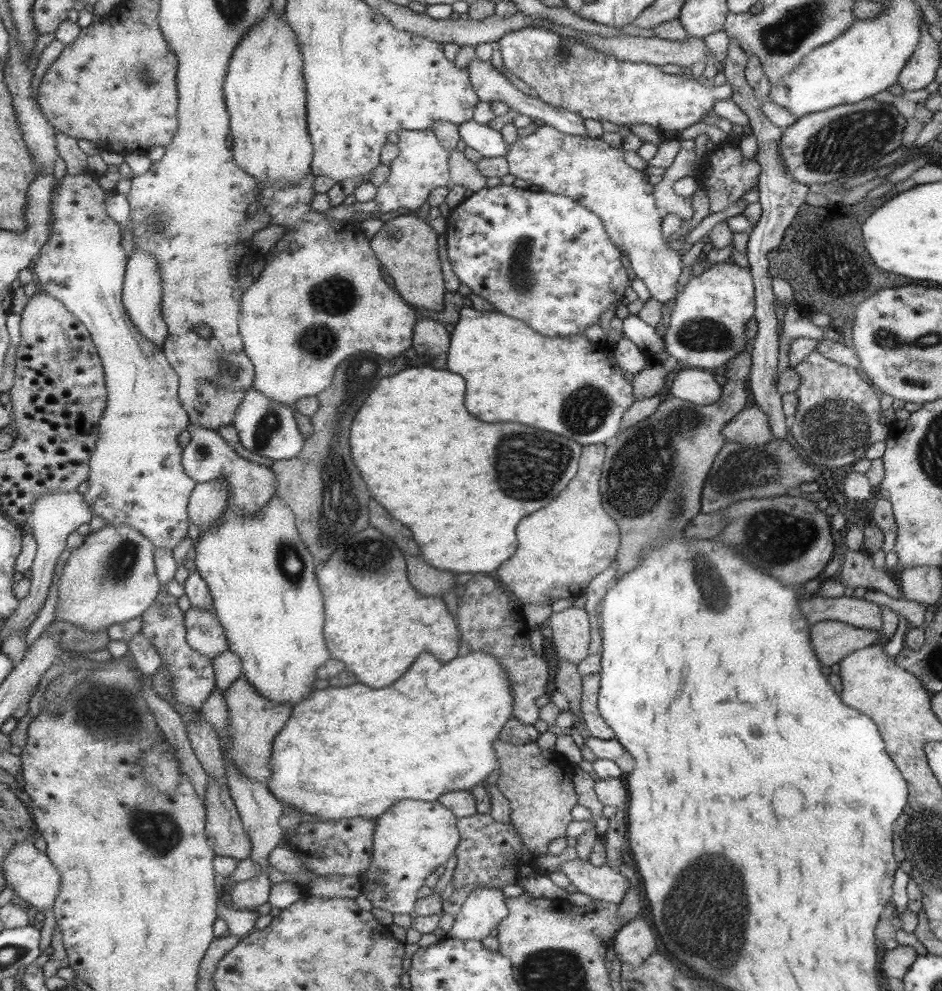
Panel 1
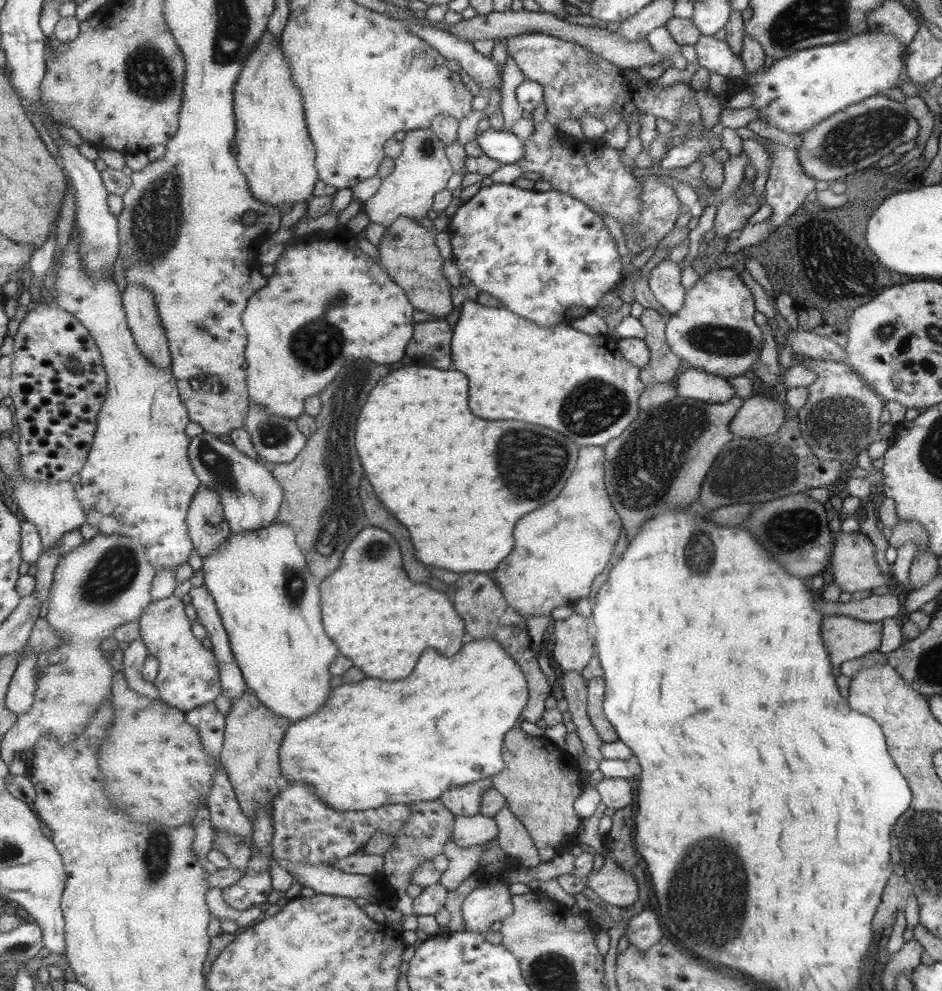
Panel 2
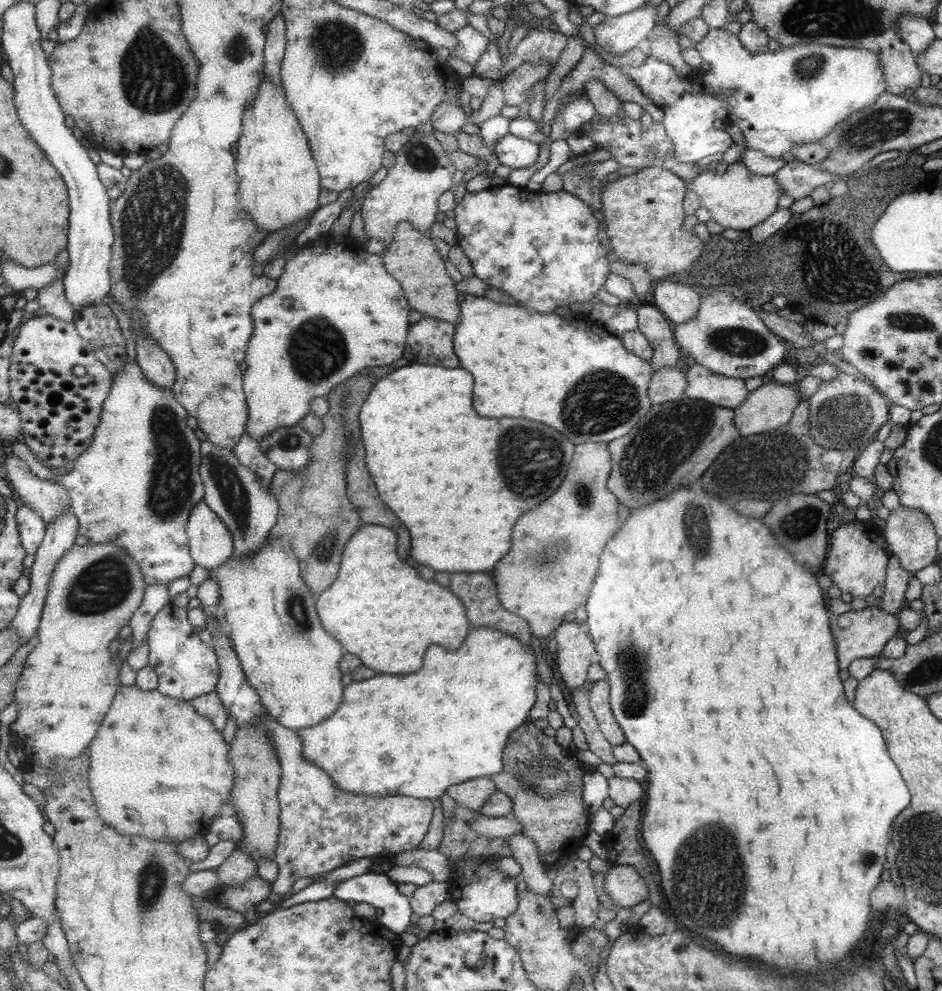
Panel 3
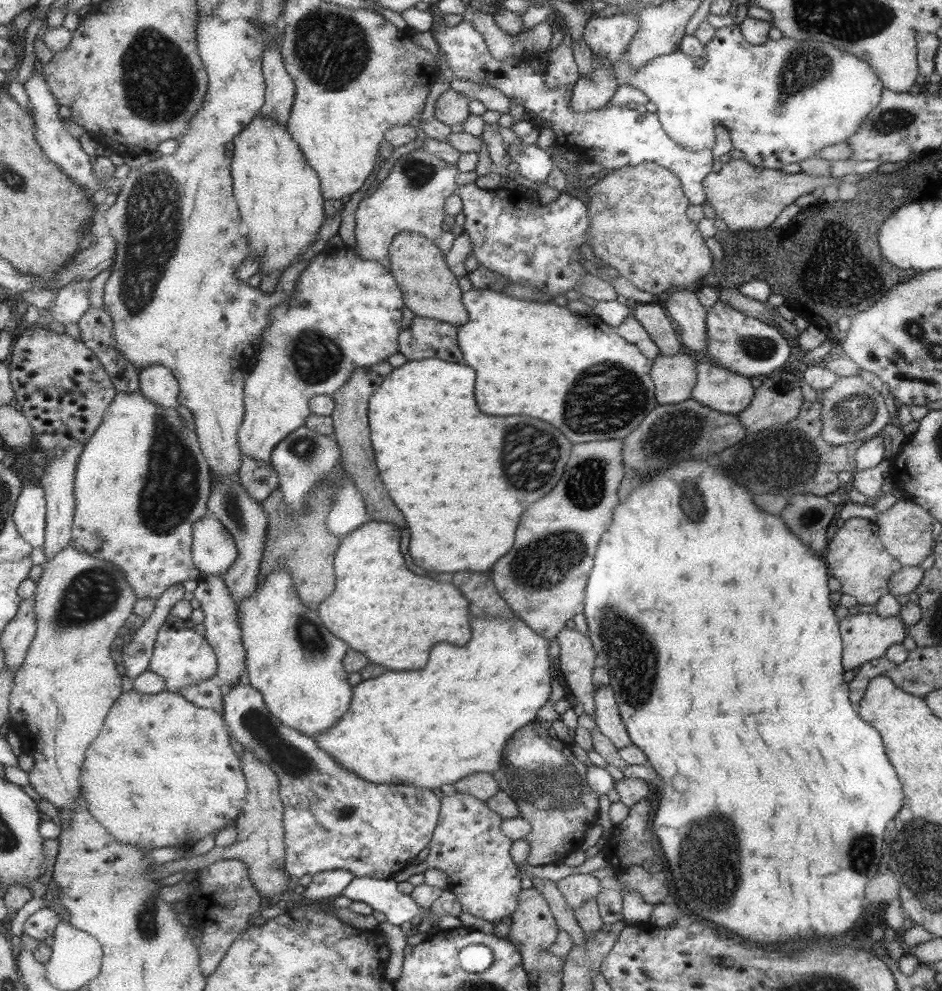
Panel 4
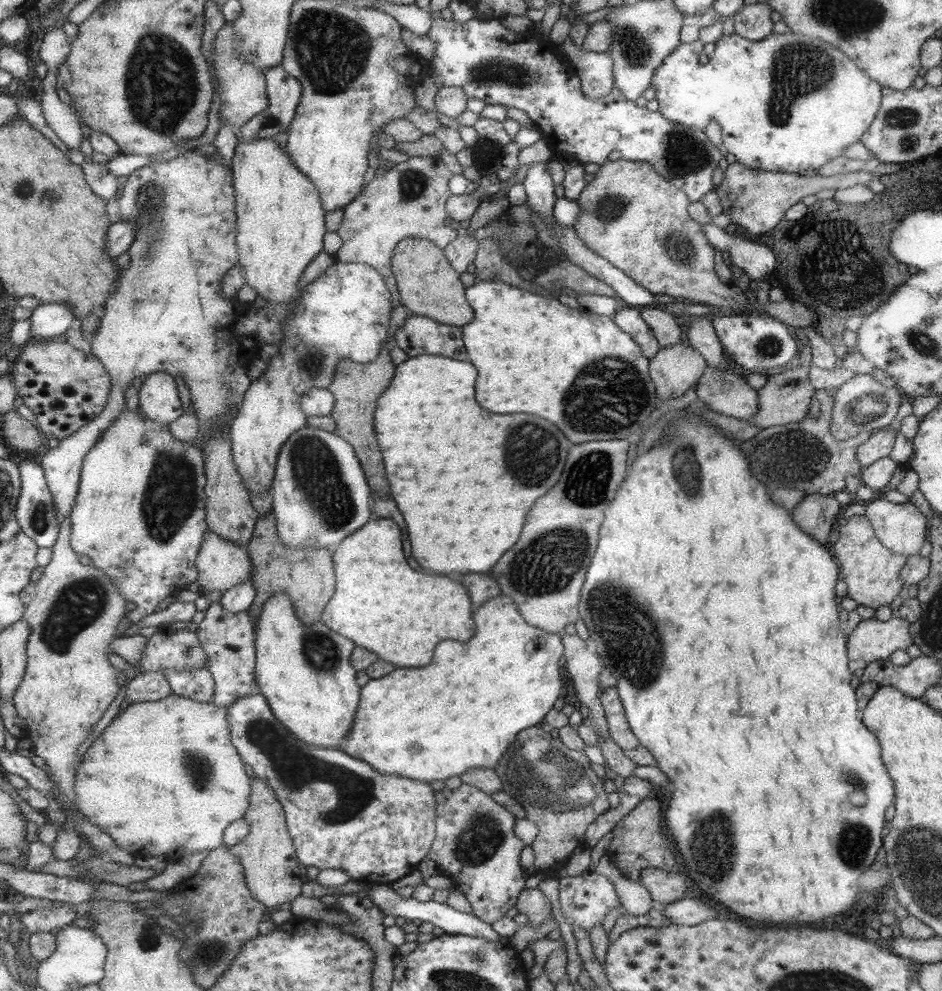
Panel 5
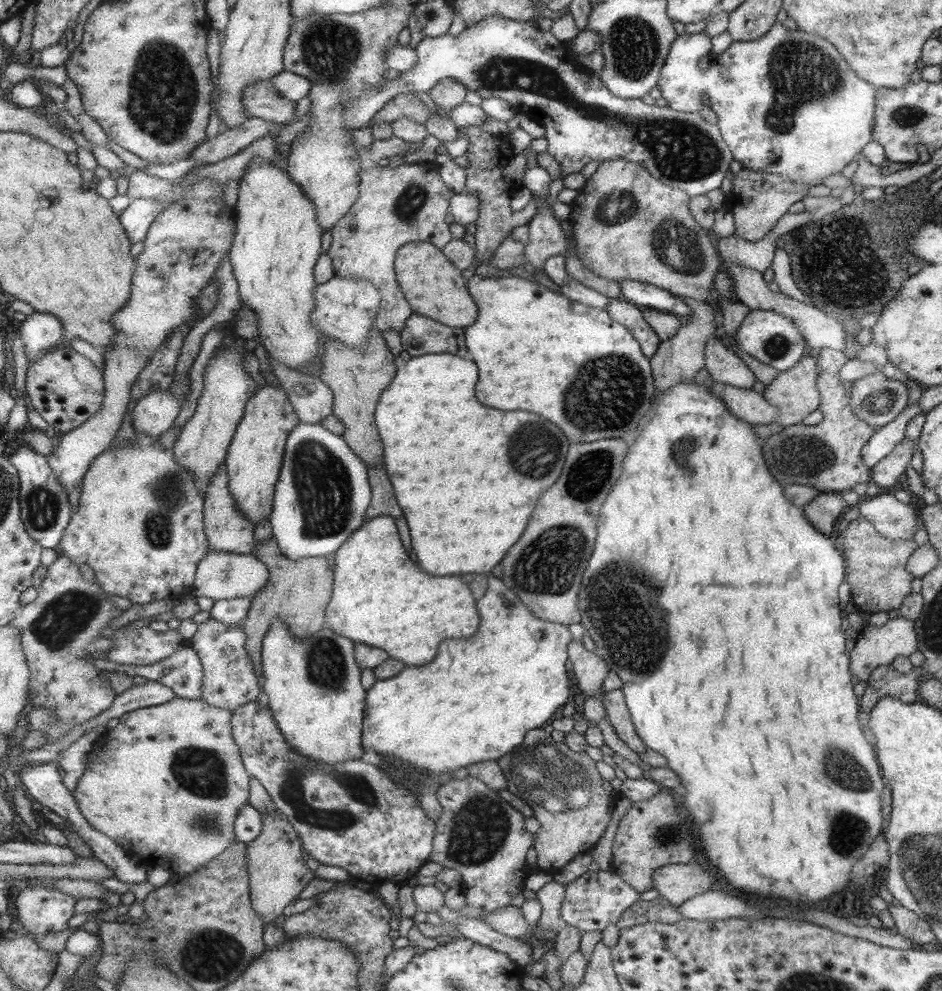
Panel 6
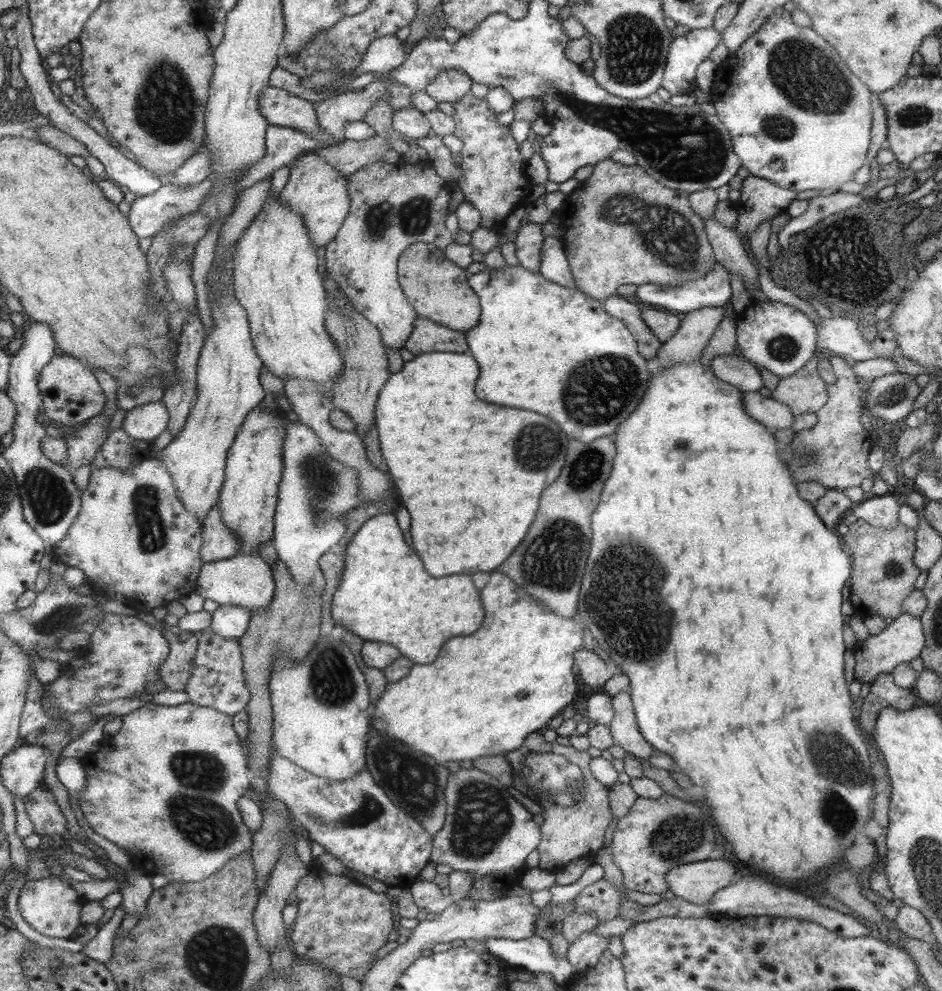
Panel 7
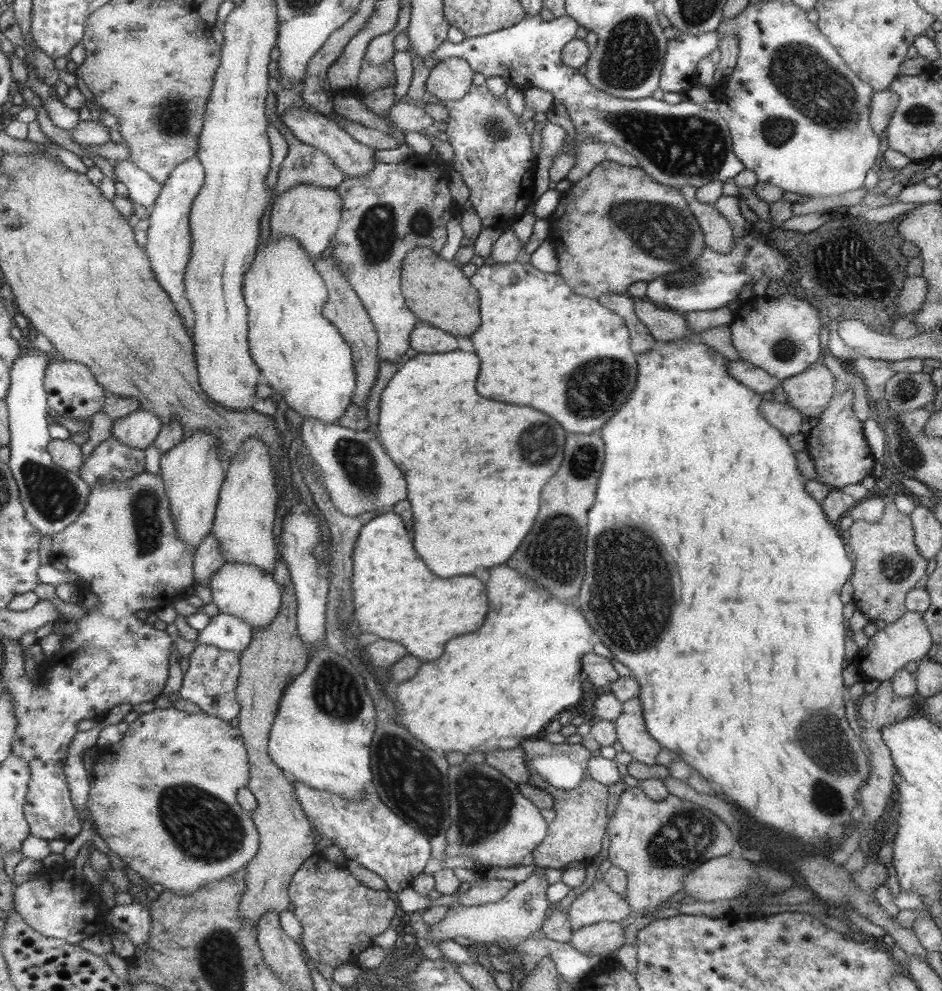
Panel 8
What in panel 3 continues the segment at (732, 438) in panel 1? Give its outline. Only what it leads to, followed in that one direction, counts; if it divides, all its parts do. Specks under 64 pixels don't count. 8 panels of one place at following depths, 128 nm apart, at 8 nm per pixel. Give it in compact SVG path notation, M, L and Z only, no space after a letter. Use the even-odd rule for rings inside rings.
M769 382L763 384L761 388L749 391L747 396L740 402L737 408L734 408L735 416L732 422L740 431L741 437L752 434L759 434L765 431L772 431L779 426L787 424L787 421L793 414L793 408L799 403L799 394L795 394L795 388L789 388L789 384L781 384L780 382Z

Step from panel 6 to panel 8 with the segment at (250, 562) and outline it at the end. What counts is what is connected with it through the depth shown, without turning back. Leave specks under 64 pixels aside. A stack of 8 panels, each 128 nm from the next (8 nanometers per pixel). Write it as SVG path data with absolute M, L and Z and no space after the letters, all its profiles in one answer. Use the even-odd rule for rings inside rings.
M225 563L213 574L207 587L211 590L212 602L217 606L218 613L243 620L252 630L267 626L280 613L283 591L272 580L272 576L259 567L245 563Z

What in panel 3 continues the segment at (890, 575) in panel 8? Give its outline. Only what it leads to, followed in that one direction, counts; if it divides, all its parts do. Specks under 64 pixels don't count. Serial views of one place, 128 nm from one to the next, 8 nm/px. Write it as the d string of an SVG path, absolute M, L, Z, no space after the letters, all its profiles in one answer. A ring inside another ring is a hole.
M871 520L849 521L839 524L833 530L831 549L828 551L828 559L822 567L821 574L829 577L833 586L837 586L840 592L852 594L852 598L869 596L875 586L883 584L885 579L885 566L887 565L887 552L883 548L882 530Z

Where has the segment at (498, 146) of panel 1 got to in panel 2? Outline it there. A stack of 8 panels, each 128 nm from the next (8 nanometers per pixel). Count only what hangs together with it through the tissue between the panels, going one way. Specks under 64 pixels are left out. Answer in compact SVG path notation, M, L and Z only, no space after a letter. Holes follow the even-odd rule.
M489 128L475 137L483 155L500 164L517 162L525 154L524 142L511 132L495 131Z

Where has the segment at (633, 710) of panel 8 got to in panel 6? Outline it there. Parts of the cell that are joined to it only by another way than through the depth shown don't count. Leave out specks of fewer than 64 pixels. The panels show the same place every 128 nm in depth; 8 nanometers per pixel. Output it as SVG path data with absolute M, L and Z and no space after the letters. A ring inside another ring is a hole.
M613 690L601 696L601 705L605 709L606 717L612 724L613 730L624 741L633 752L640 754L646 749L644 742L641 742L640 735L636 733L632 725L632 717L629 714L627 704L624 702L623 692Z

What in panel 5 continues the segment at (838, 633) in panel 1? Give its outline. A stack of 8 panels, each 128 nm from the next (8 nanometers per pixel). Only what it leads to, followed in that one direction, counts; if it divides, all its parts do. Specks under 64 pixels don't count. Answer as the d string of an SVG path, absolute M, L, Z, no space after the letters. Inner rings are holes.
M892 616L886 622L879 622L875 618L862 620L855 626L848 636L849 670L859 673L870 662L887 660L897 650L905 650L912 644L911 624L901 618Z

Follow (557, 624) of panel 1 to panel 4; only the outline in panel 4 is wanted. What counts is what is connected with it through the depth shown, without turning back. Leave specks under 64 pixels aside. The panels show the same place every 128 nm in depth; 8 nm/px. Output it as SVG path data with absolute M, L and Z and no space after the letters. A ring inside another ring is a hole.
M563 628L555 638L559 646L559 670L571 694L582 704L585 714L595 713L595 688L592 670L595 666L595 652L589 644L589 637L577 630Z

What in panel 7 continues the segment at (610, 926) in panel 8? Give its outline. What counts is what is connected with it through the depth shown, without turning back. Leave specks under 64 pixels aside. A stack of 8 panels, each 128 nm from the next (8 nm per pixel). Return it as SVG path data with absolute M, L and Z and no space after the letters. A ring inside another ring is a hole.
M585 931L575 939L575 942L568 945L565 959L573 965L577 974L581 974L598 961L601 952L607 948L608 937L601 937L593 931Z

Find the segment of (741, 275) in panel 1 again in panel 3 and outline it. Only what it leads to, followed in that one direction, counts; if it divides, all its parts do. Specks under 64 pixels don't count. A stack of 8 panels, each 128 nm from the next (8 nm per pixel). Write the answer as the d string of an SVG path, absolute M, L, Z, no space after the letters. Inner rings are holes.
M714 288L709 295L701 296L700 308L691 320L673 324L672 328L673 341L681 352L687 352L695 363L726 377L746 379L751 376L761 376L780 364L785 352L784 343L778 337L775 338L775 334L764 325L763 320L747 302L735 298L729 292L717 291Z

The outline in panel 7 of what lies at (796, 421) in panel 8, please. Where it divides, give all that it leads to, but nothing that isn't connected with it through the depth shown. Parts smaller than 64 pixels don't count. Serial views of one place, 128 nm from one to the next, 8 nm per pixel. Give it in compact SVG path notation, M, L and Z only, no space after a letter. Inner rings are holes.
M745 392L743 394L744 409L749 417L756 419L758 423L766 426L769 430L790 428L793 416L789 407L765 397L758 392Z

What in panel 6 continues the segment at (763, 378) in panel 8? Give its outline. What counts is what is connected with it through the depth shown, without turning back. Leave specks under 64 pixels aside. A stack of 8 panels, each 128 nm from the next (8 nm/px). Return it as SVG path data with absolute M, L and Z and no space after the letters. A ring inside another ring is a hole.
M717 337L711 338L711 340L705 340L704 352L704 368L709 373L708 381L721 382L727 386L735 388L751 388L752 384L756 381L755 376L751 373L751 370L737 358L732 350L727 345L722 343L721 339Z

